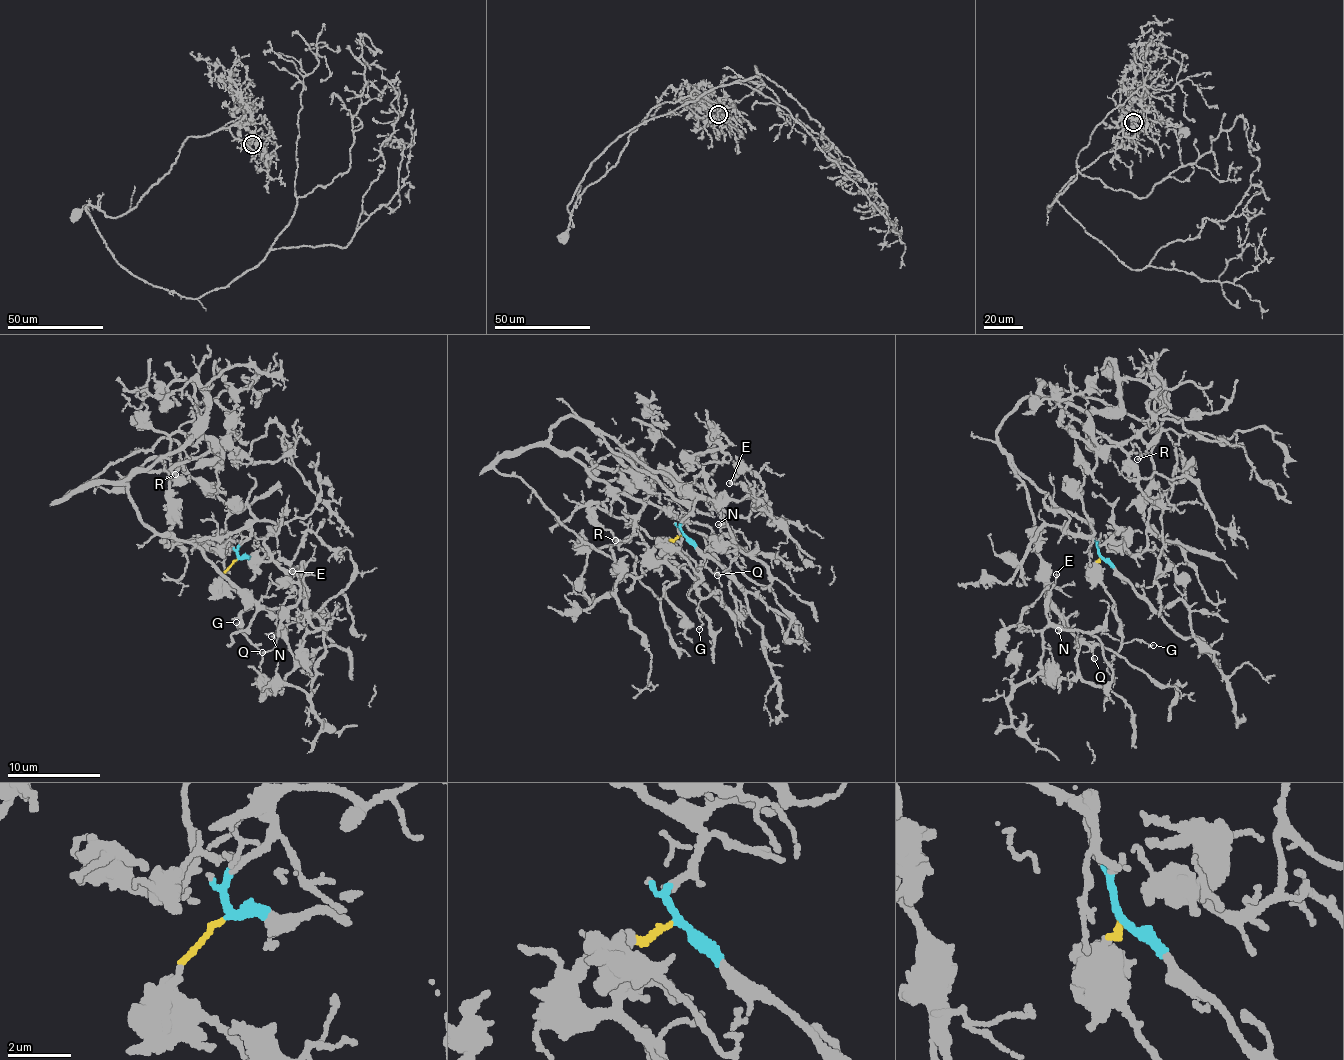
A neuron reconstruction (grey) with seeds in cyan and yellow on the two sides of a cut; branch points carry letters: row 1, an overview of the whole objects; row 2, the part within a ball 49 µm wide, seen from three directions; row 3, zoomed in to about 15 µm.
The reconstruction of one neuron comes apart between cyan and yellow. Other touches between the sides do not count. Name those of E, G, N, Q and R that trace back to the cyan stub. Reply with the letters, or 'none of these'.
E, N, Q, R

